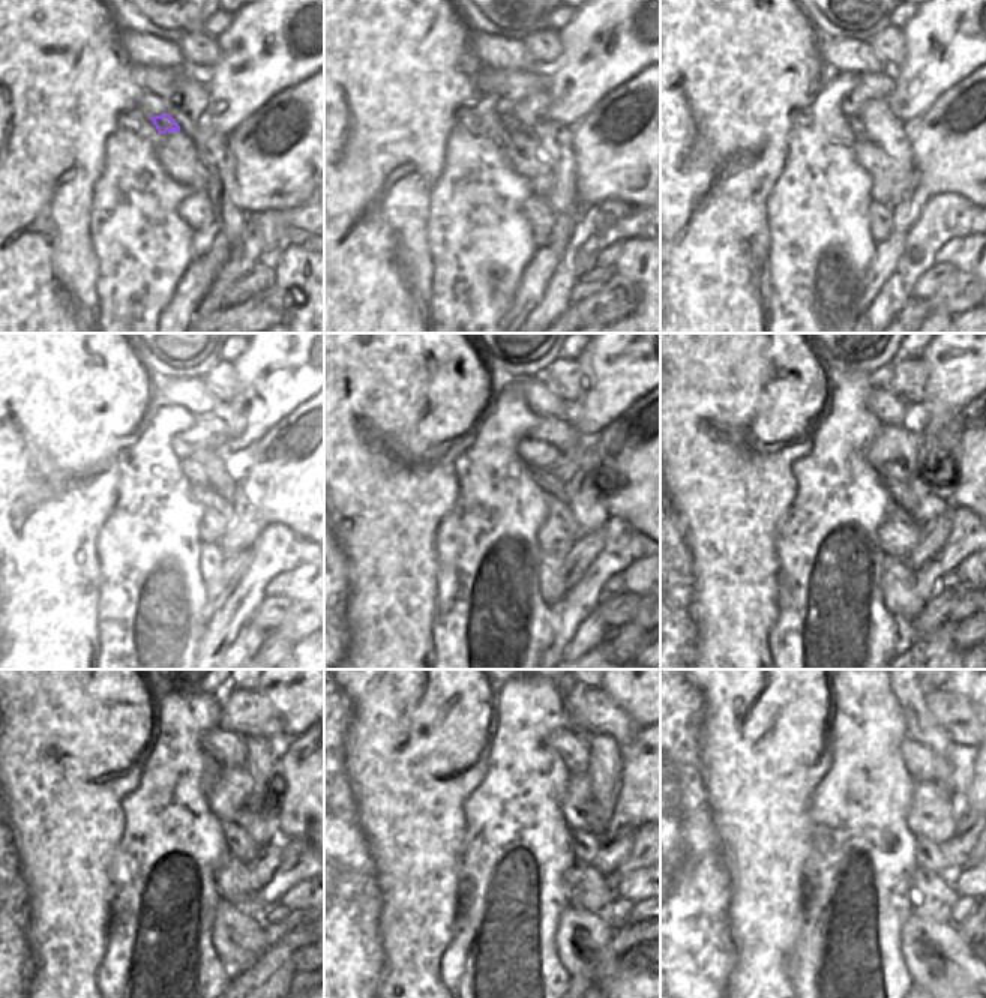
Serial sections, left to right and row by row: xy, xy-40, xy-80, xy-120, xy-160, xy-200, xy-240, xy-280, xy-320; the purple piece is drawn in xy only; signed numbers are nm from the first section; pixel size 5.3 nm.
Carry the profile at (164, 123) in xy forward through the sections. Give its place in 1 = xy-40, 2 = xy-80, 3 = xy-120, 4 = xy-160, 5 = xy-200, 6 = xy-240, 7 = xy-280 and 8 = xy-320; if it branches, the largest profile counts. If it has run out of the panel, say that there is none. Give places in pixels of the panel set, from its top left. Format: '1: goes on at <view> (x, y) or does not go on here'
1: goes on at xy-40 (509, 122)
2: goes on at xy-80 (859, 129)
3: goes on at xy-120 (192, 470)
4: goes on at xy-160 (551, 485)
5: goes on at xy-200 (901, 494)
6: goes on at xy-240 (240, 845)
7: goes on at xy-280 (586, 847)
8: goes on at xy-320 (928, 856)

